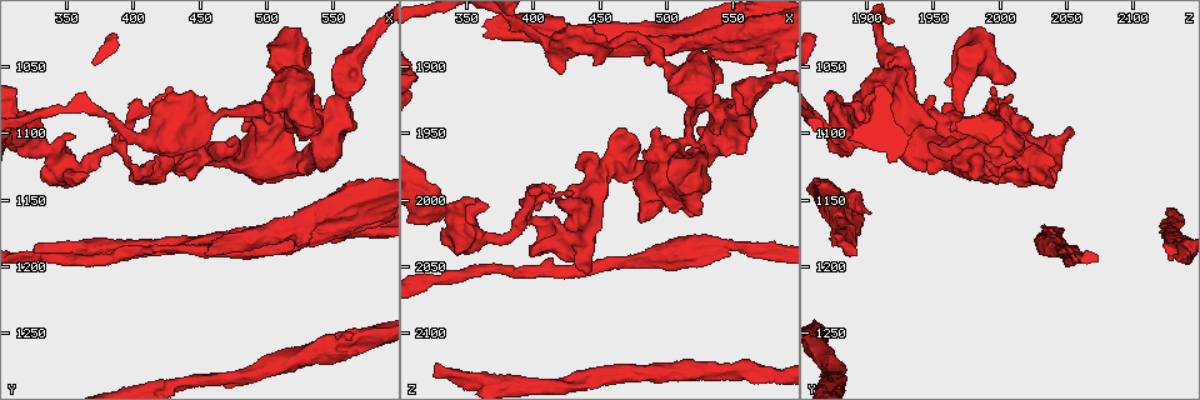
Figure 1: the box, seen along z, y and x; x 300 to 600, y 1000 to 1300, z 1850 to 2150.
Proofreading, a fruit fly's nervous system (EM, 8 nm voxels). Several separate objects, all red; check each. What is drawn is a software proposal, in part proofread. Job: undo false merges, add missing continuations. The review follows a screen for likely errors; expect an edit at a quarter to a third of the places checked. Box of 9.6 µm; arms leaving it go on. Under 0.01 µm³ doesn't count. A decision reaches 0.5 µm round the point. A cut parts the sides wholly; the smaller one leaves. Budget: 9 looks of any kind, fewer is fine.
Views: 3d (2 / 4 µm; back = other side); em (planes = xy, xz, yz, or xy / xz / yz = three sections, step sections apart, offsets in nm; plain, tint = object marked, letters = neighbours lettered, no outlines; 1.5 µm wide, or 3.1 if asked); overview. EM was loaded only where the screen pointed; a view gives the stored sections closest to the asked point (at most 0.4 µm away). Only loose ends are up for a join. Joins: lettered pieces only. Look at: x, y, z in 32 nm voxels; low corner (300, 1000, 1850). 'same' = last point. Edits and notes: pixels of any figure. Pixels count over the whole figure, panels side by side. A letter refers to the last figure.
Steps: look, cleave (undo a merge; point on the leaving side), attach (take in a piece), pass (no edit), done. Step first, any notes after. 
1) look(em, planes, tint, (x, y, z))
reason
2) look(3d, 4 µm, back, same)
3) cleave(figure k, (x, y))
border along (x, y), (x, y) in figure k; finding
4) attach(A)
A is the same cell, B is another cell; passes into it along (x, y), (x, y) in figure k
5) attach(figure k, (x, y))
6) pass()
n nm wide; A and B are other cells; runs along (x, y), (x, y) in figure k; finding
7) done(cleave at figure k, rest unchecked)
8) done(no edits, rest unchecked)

look(em, planes, letters, (402, 1086, 1992))

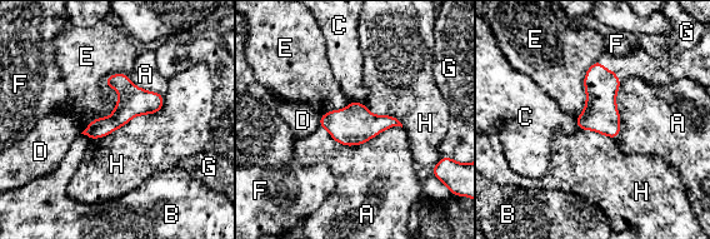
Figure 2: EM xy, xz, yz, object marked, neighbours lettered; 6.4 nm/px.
pass()
H touches over 550 nm; A, B, C, D, E, F, G and H are other cells; runs along (160, 98), (88, 132) in figure 2; continuous, no second neuron

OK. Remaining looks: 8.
look(em, xy, step 4, letters, (326, 1186, 2124))
free end

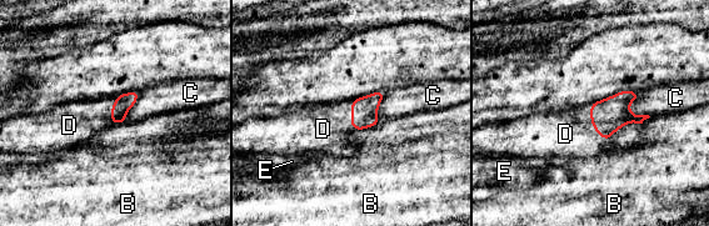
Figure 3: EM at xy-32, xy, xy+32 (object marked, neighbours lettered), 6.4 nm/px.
look(em, planes, letters, same)
another direction

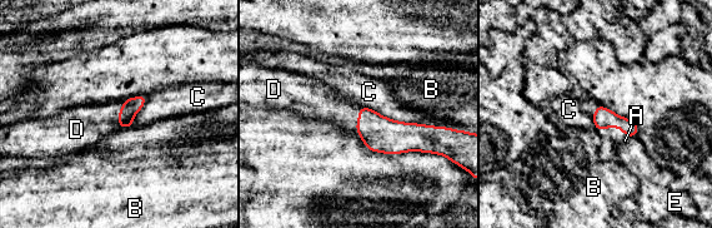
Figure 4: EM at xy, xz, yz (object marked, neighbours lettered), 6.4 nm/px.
attach(figure 4, (610, 138))
D is the same cell, A, B, C and E are other cells; the neuron continues

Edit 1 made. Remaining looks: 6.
look(overview)

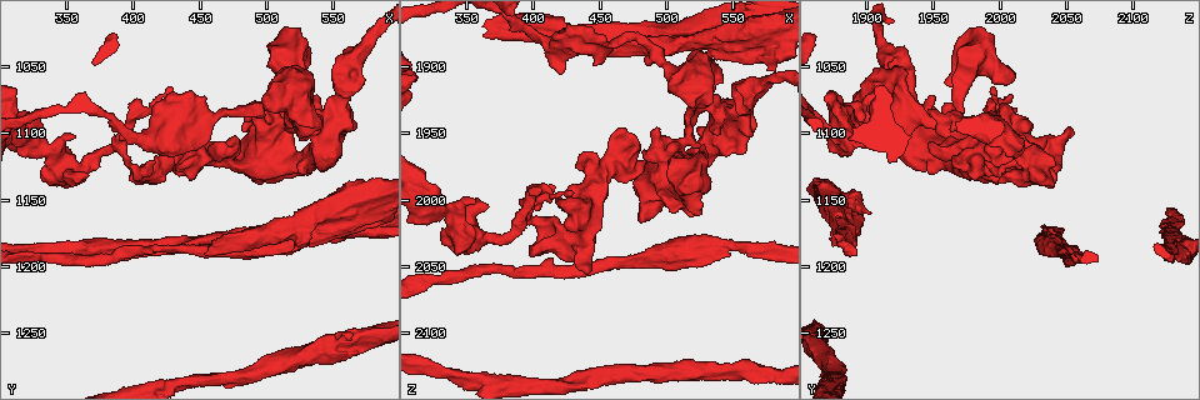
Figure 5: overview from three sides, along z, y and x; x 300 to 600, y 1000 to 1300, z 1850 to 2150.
look(3d, 4 µm, (526, 1062, 1958))
free end

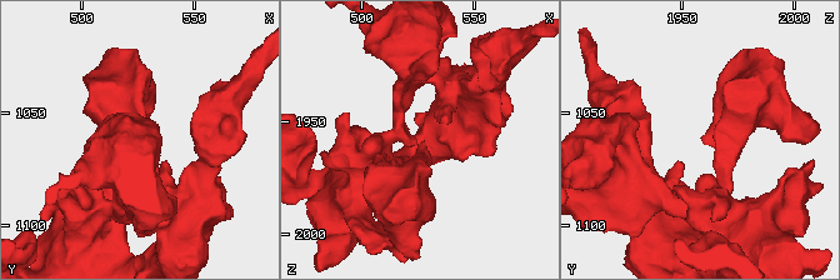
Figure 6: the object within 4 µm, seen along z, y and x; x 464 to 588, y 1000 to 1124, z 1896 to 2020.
look(em, xz, step 4, letters, (526, 1062, 1958))

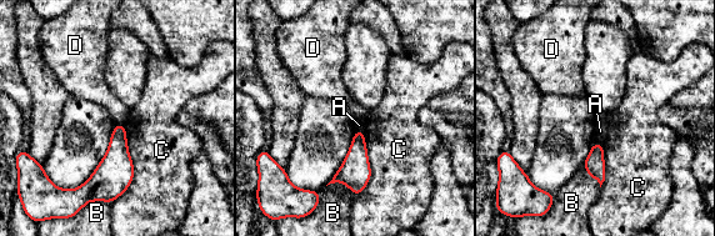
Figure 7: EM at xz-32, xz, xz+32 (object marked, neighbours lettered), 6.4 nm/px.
look(em, planes, letters, same)
another direction

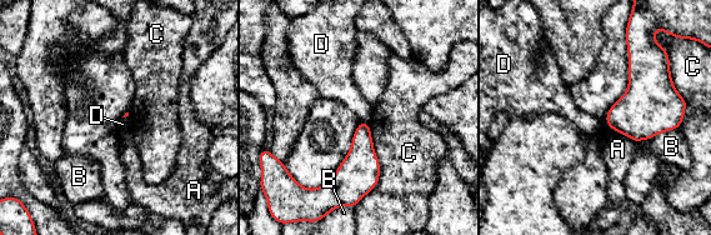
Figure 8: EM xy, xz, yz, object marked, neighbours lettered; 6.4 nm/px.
pass()
A, B, C and D are other cells; border along (361, 120), (367, 123) in figure 8; no lettered piece goes on from it

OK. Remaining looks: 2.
done(attach at figure 4, rest unchecked)

